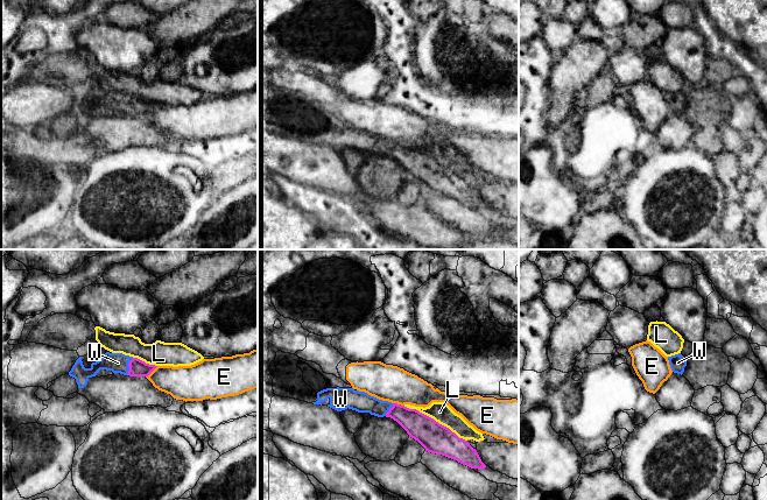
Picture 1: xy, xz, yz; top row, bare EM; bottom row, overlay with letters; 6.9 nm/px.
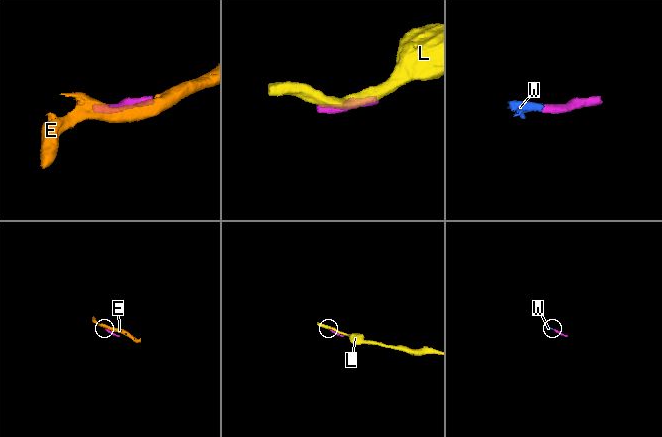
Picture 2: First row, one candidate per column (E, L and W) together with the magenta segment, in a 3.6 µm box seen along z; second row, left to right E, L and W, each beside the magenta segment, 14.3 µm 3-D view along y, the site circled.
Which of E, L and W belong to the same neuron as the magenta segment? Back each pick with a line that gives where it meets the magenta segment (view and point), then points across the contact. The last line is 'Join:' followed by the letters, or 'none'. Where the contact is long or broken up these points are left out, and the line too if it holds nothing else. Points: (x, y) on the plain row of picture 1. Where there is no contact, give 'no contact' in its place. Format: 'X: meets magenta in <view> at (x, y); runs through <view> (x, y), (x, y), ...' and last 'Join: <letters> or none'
W: meets magenta in xy at (128, 104); runs through xy (138, 106), (128, 104), (118, 101)
Join: W

